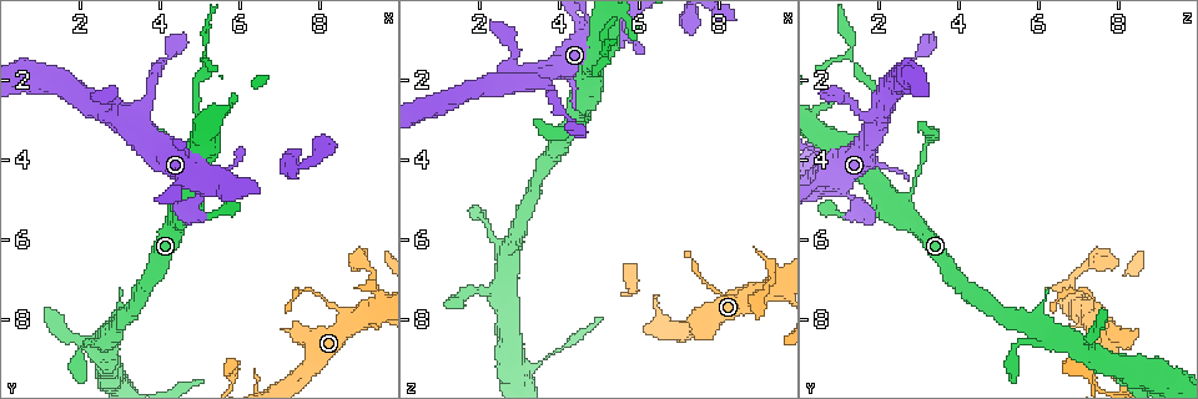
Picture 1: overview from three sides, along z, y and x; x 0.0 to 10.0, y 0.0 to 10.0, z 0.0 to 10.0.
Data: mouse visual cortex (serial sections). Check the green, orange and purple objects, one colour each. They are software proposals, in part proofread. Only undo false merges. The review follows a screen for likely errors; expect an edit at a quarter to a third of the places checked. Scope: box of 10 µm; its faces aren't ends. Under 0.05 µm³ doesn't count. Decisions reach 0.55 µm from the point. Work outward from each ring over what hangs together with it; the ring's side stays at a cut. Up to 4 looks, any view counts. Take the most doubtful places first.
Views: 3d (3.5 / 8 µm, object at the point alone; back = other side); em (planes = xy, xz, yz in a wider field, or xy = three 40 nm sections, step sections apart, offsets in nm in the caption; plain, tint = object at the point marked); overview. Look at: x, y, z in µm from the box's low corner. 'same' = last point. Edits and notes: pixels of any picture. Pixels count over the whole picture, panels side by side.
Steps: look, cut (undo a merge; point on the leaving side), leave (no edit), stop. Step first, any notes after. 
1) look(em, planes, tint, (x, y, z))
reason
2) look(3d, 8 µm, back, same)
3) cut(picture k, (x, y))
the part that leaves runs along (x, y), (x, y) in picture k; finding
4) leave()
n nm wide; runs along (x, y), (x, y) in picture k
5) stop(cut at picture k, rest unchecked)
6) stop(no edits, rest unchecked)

look(3d, 3.5 µm, back, (9.40, 7.15, 6.80))
abrupt turn

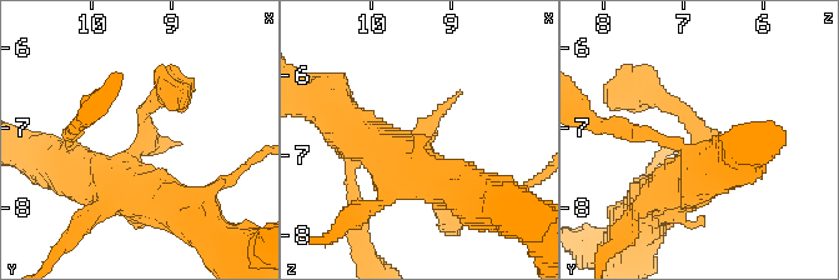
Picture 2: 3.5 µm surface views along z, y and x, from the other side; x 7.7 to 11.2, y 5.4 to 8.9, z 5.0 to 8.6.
look(em, xy, step 1, tint, (9.35, 7.15, 6.75))

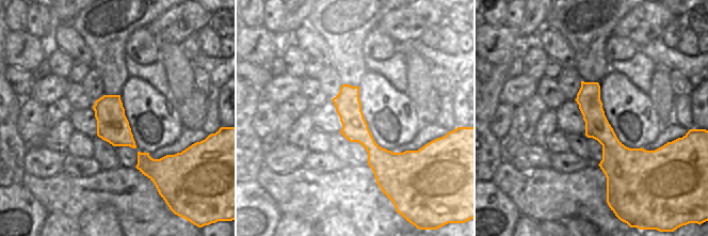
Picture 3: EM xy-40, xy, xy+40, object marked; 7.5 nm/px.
leave()
runs along (149, 195), (129, 161), (167, 91) in picture 2; continuous, no second cell

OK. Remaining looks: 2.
look(3d, 3.5 µm, (2.60, 8.65, 6.15))
small branch off a trunk

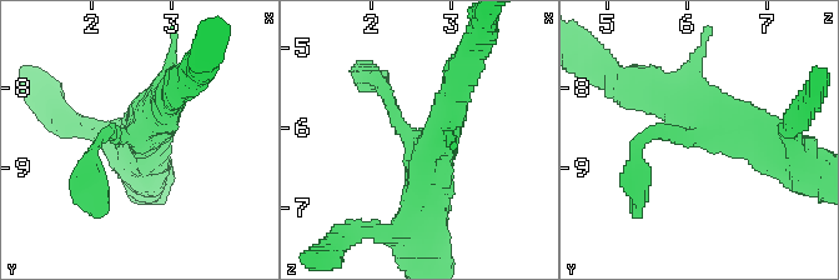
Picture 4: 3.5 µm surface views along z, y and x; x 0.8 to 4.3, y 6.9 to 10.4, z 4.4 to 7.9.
look(em, xy, step 1, tint, (2.55, 8.65, 6.20))

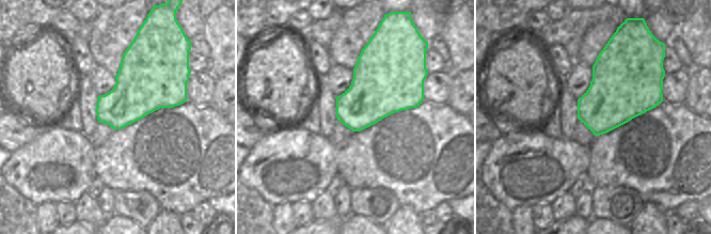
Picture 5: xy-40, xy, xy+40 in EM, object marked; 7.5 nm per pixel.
leave()
runs along (647, 86), (784, 153) in picture 4; continuous, no second cell

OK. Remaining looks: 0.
stop(no edits, rest unchecked)

